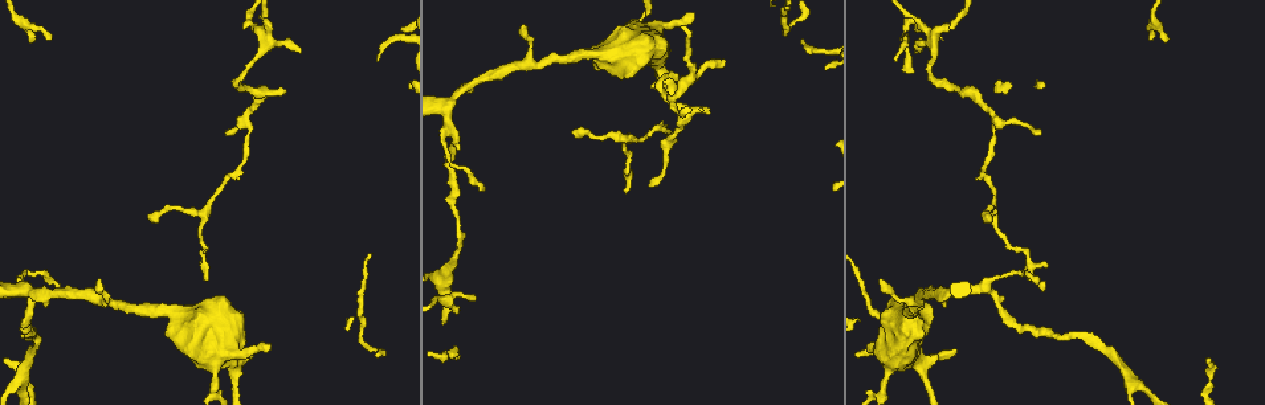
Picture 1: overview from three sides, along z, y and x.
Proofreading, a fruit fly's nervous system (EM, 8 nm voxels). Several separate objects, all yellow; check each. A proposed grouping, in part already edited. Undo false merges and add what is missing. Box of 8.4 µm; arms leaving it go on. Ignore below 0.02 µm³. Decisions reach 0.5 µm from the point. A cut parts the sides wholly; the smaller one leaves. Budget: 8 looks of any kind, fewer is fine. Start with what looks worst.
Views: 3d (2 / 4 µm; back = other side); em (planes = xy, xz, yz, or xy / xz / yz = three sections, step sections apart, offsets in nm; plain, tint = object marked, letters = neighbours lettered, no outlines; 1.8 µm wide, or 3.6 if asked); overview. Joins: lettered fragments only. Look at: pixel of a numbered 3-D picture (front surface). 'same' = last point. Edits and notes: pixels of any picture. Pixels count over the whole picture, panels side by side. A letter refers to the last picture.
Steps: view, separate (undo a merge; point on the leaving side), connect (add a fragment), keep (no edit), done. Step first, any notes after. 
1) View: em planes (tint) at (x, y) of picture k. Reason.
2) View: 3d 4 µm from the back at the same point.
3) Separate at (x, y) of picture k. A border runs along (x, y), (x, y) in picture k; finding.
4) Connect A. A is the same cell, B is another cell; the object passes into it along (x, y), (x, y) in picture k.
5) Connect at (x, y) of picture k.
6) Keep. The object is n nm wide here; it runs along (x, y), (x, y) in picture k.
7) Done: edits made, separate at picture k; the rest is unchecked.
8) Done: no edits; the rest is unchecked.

View: em 3.6 µm planes (plain) at (235, 374) of picture 1. Calibre changes.

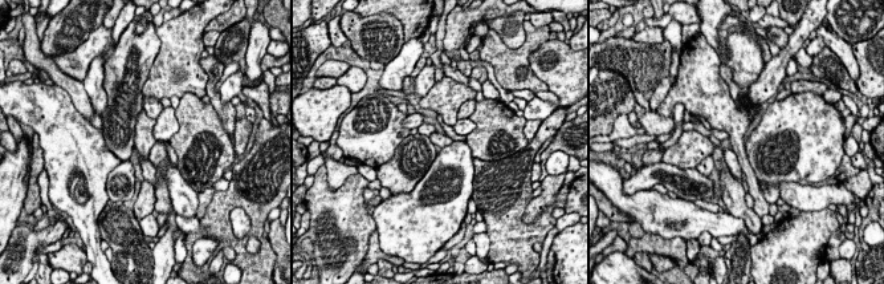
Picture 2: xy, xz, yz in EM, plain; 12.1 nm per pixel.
View: em 3.6 µm planes (tint) at the same point.

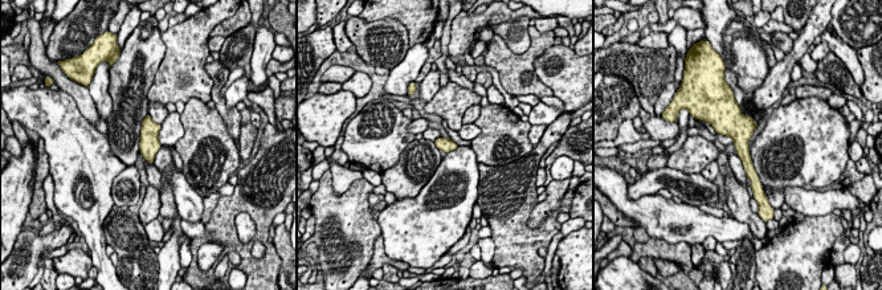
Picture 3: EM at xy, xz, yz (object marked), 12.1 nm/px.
View: em 3.6 µm planes (letters) at the same point. What lies round it.

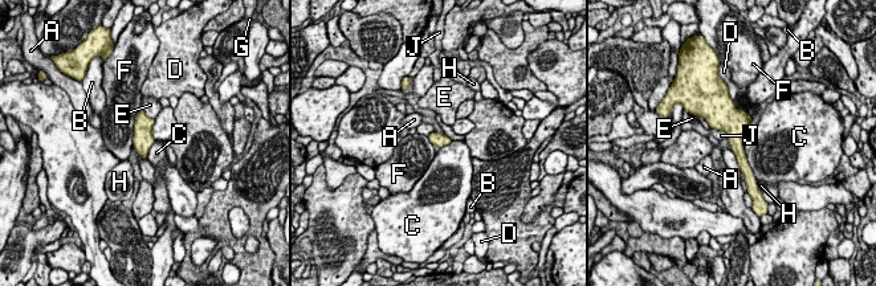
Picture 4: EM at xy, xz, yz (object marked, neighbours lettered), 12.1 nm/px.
Keep. The object is 160 nm wide here; A, B, C, D, E, F, G, H and J are other cells; a border runs along (742, 143), (745, 159), (757, 180) in picture 4; one neuron here.

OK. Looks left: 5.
View: 3d 2 µm at (916, 50) of picture 1. Tapers out.

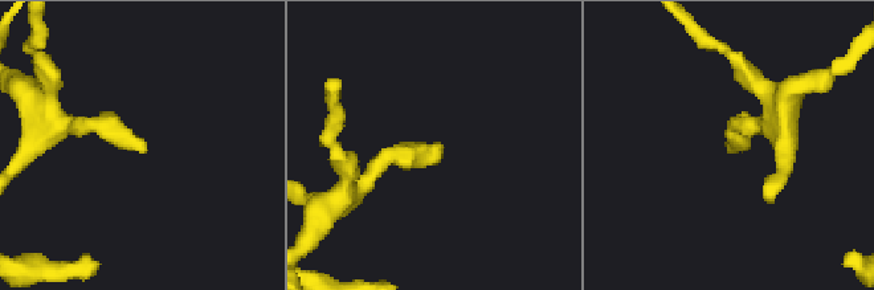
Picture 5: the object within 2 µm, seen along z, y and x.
View: em xz step 16 (letters) at (145, 146) of picture 5.

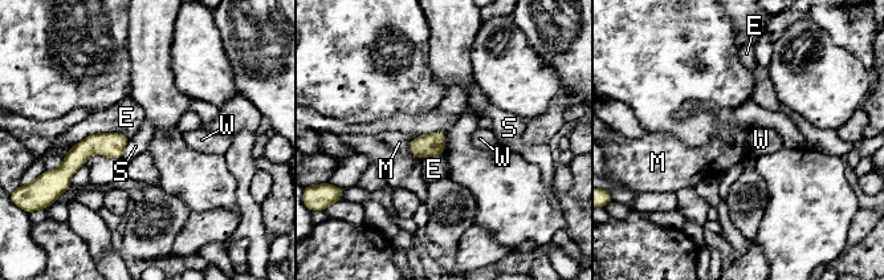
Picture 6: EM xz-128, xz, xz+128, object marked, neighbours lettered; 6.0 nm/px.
View: em planes (letters) at the same point. Another direction.

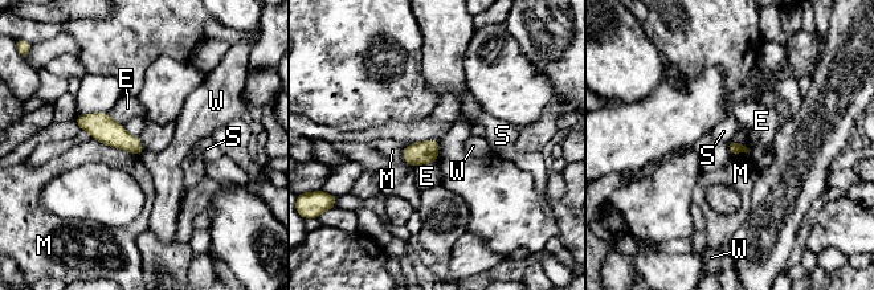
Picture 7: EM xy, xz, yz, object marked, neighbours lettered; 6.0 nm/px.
Keep. E, M, S and W are other cells; a border runs along (145, 151), (139, 155) in picture 7; no lettered fragment goes on from it.

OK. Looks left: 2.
Done: no edits; the rest is unchecked.

